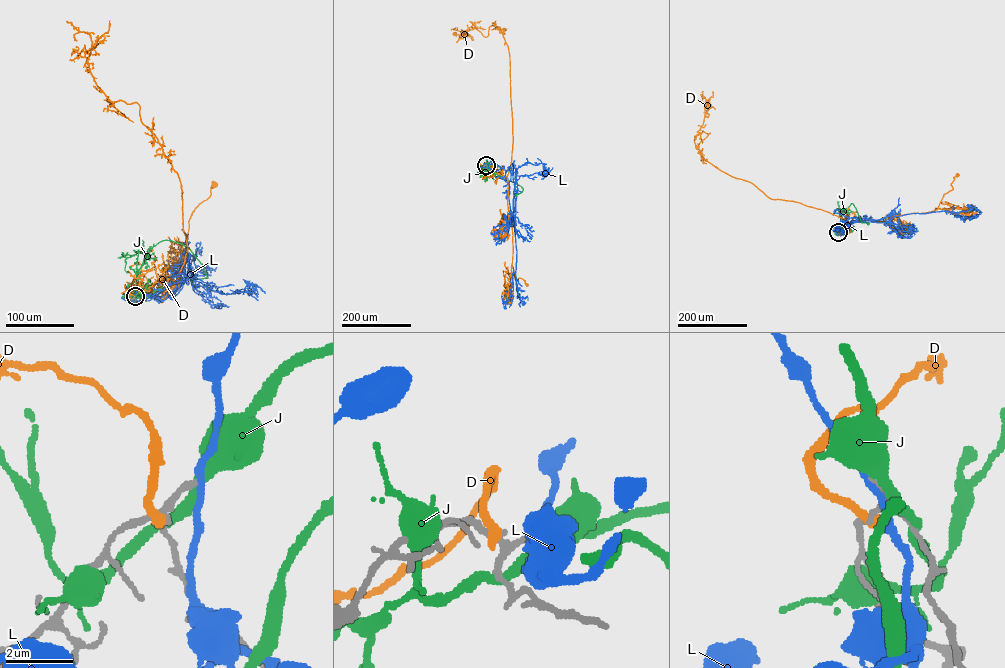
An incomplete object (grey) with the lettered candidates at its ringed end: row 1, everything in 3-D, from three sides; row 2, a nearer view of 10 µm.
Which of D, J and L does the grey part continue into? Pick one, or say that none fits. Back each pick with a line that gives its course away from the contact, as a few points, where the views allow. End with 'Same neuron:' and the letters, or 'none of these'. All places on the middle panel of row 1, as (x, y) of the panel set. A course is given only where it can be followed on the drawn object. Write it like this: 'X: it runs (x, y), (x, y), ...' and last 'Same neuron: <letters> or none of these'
Same neuron: none of these

